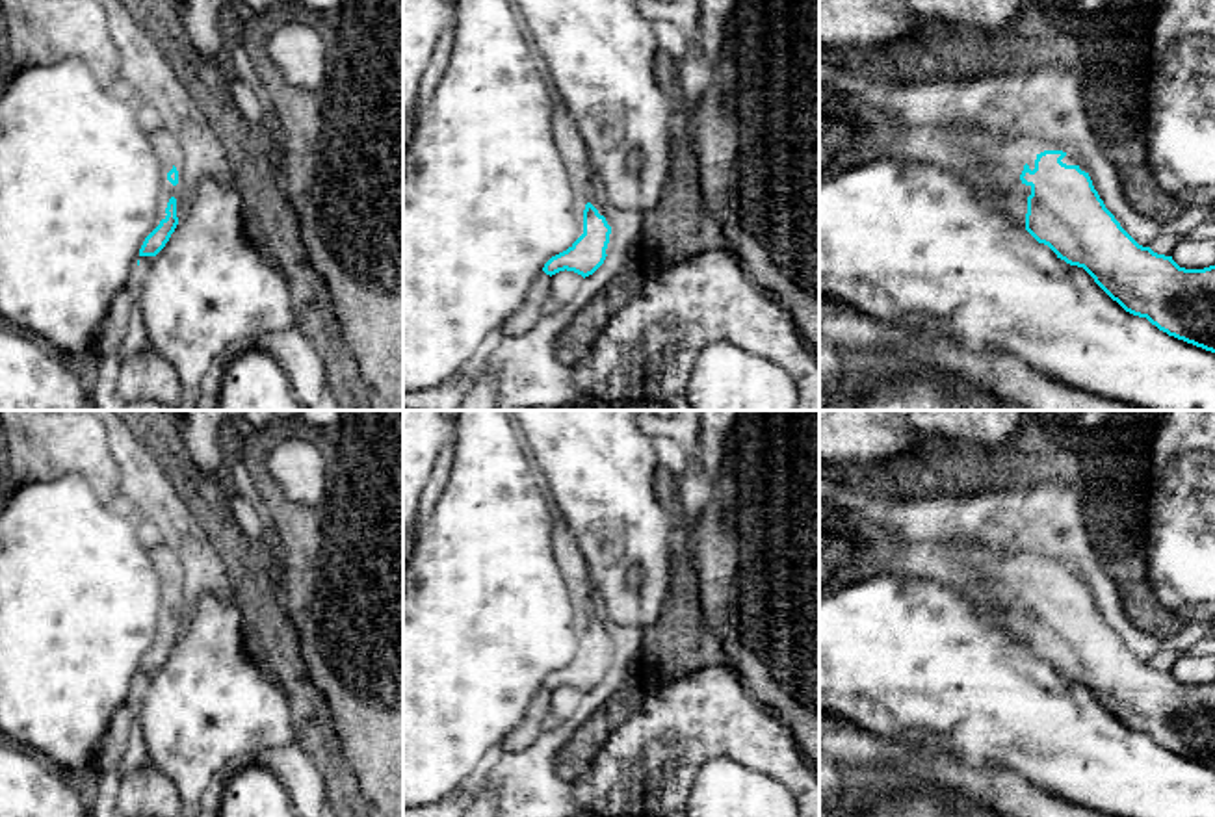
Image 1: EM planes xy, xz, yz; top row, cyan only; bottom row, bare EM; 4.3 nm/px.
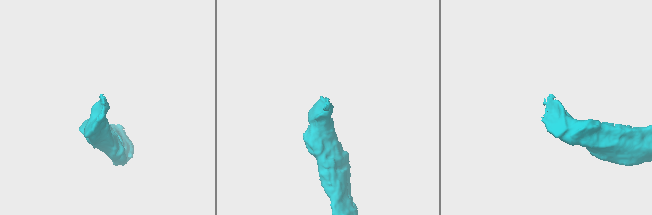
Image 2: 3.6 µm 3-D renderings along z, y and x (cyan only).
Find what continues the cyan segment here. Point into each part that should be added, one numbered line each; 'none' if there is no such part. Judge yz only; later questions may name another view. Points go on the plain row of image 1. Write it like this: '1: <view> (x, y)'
1: yz (1013, 617)

